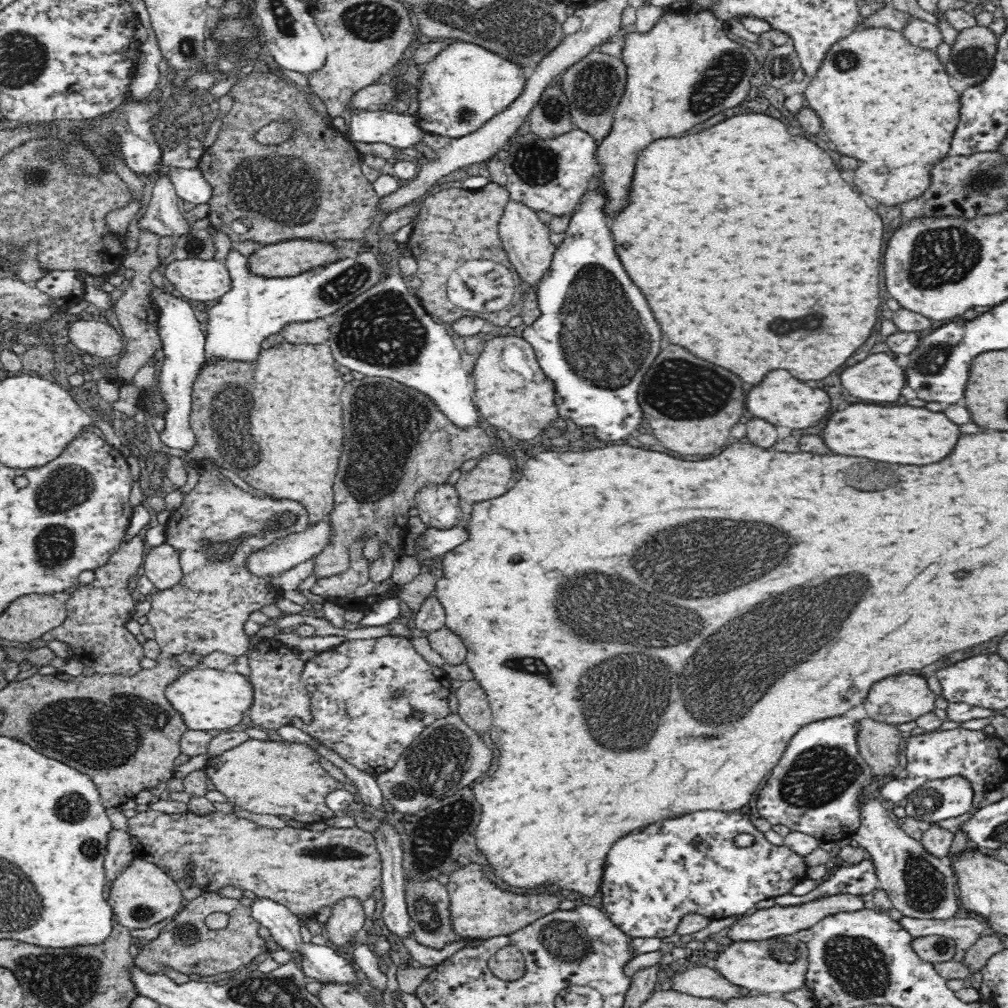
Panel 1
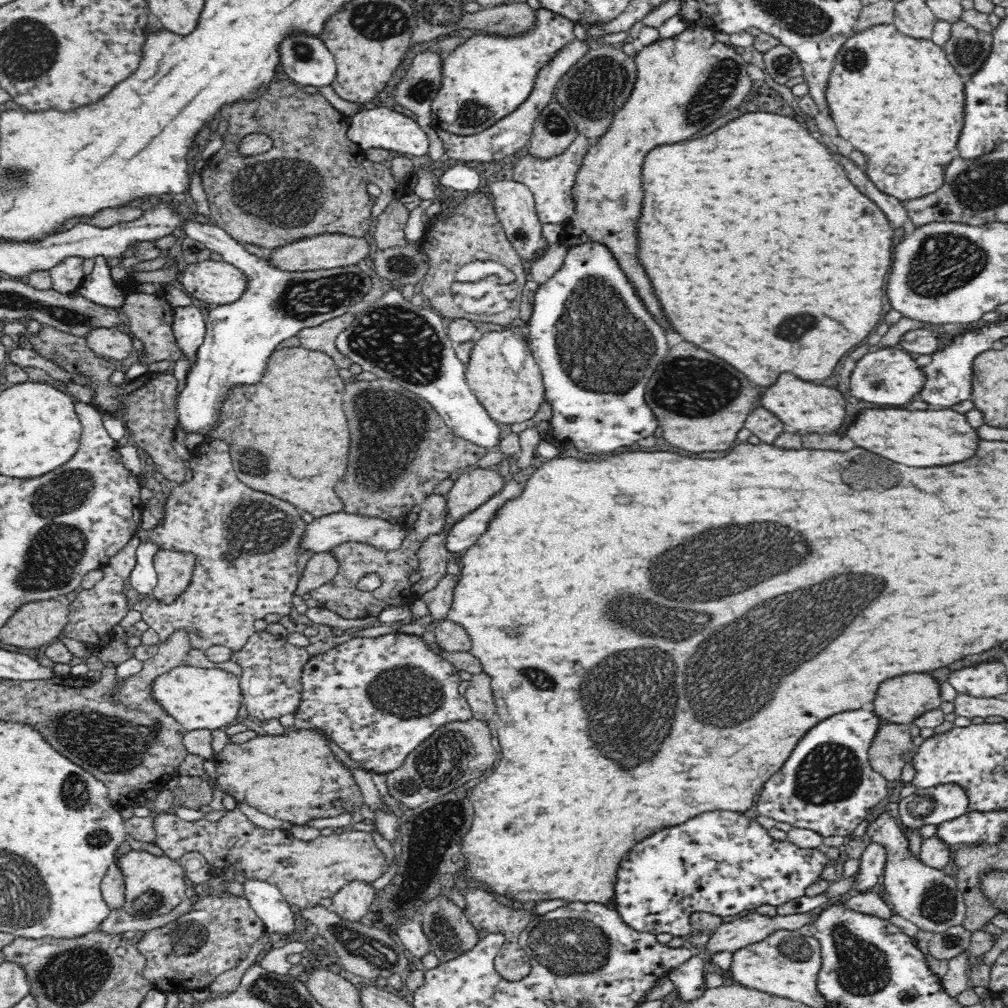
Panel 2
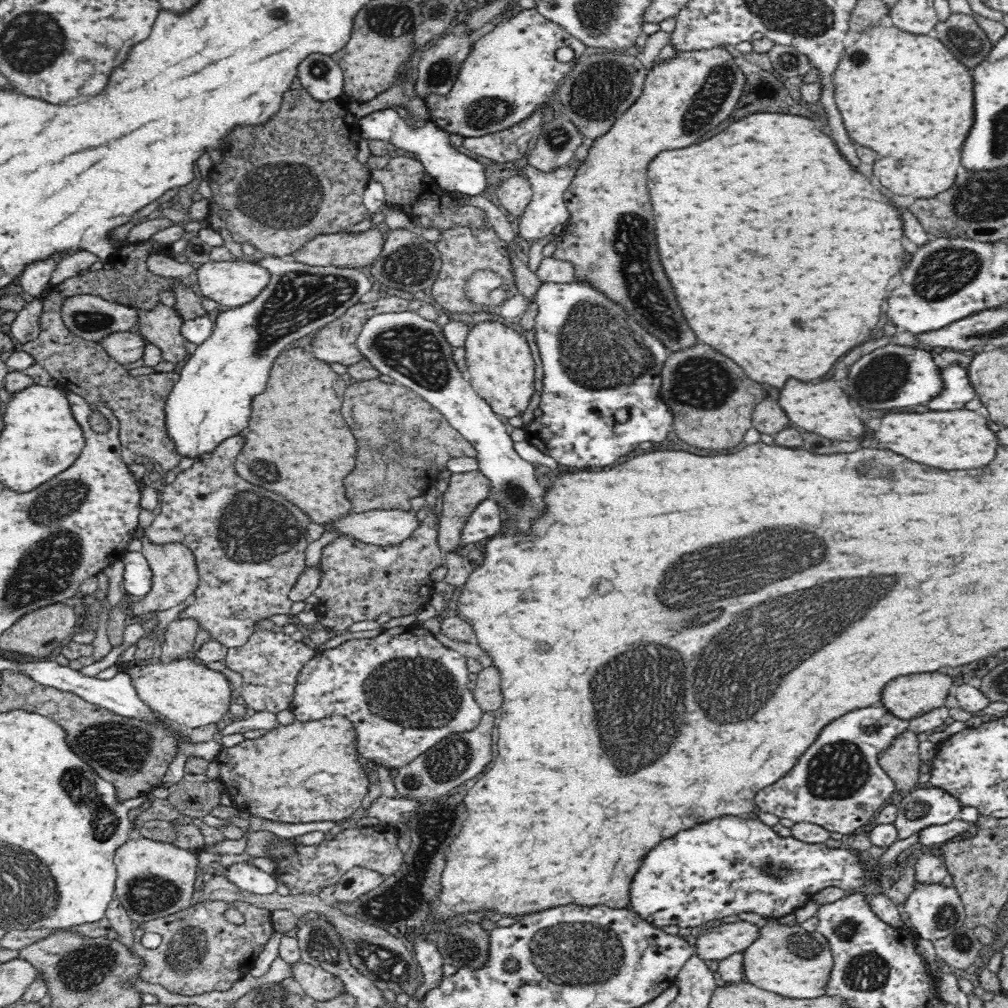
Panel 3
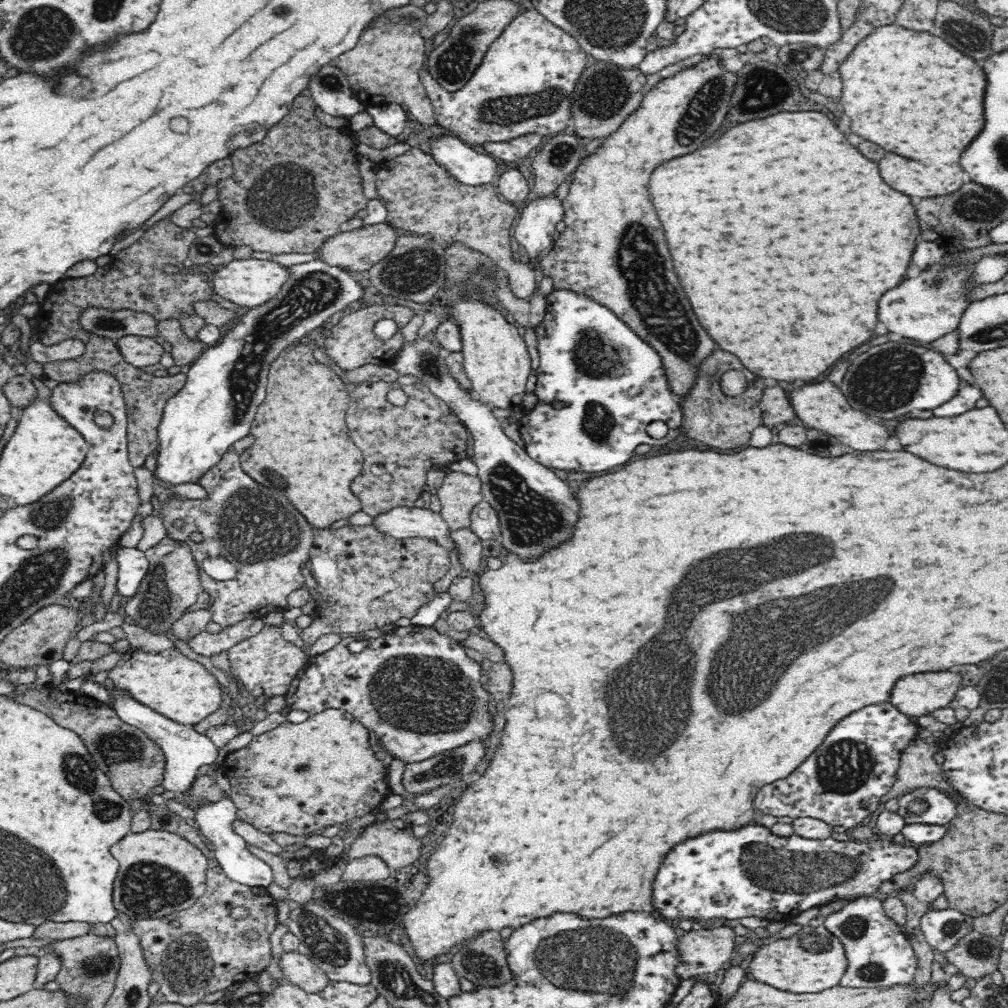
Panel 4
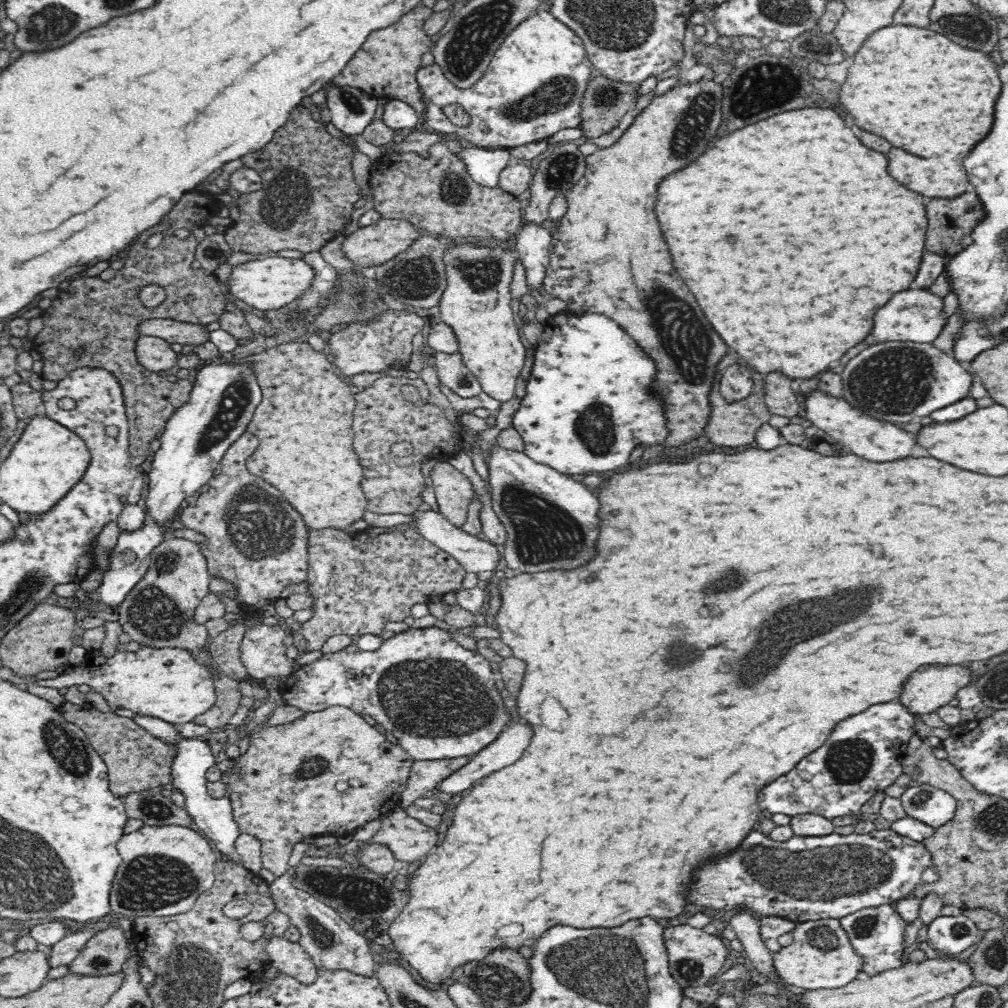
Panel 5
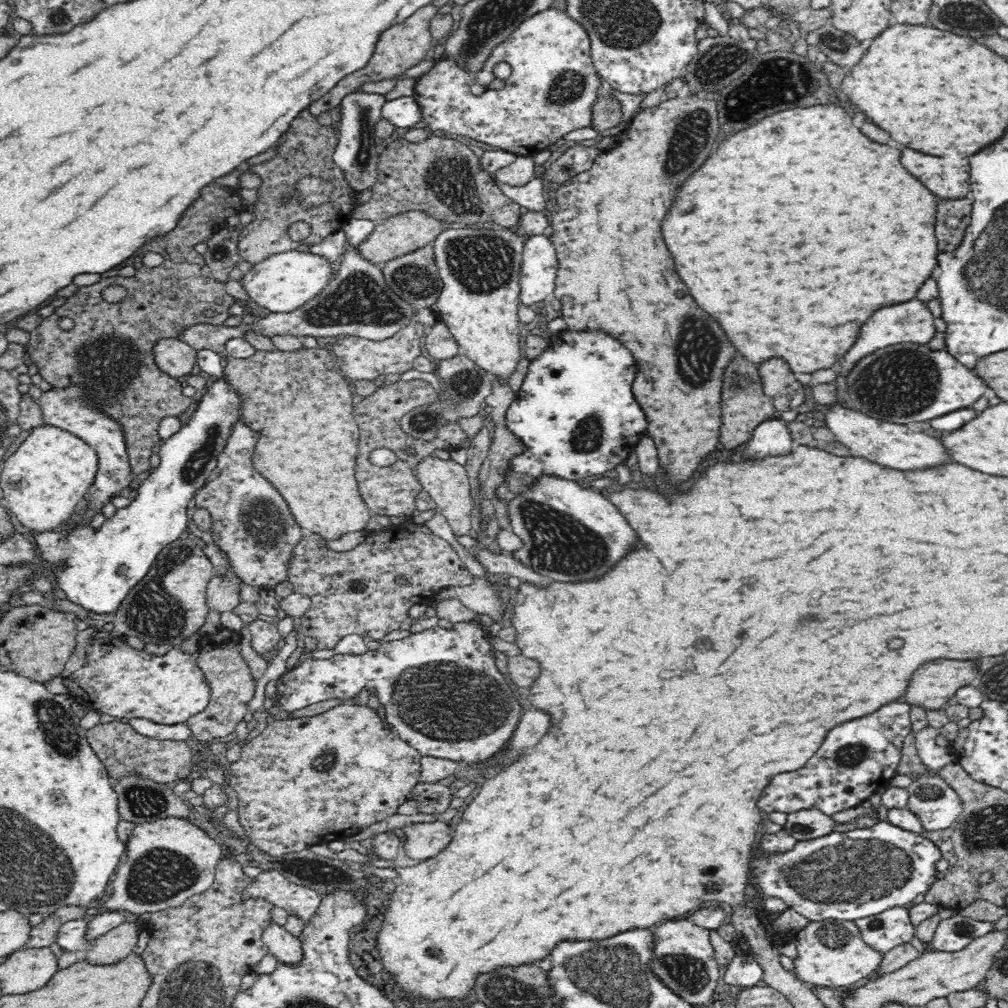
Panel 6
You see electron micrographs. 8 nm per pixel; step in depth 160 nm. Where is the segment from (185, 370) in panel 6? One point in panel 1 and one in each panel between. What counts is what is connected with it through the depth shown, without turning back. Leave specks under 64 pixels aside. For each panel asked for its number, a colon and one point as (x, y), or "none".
1: (96, 338)
2: (114, 343)
3: (126, 347)
4: (139, 351)
5: (156, 354)

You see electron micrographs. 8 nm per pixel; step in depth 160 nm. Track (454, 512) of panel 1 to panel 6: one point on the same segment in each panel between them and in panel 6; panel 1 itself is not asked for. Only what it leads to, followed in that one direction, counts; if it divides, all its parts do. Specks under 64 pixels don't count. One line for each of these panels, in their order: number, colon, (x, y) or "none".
2: (355, 560)
3: (358, 581)
4: (366, 578)
5: (359, 582)
6: (352, 593)

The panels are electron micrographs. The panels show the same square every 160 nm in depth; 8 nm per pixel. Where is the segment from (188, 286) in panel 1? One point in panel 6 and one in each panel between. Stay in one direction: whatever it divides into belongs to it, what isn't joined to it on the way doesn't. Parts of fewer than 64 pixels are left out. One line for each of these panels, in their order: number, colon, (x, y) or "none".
2: (212, 282)
3: (235, 283)
4: (252, 283)
5: (269, 284)
6: (283, 282)

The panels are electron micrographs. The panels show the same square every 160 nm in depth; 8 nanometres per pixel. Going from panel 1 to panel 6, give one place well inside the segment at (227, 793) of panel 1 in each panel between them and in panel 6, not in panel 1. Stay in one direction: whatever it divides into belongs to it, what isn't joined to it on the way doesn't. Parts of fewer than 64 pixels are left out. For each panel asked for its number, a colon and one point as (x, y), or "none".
2: (295, 777)
3: (309, 771)
4: (299, 779)
5: (329, 772)
6: (302, 781)

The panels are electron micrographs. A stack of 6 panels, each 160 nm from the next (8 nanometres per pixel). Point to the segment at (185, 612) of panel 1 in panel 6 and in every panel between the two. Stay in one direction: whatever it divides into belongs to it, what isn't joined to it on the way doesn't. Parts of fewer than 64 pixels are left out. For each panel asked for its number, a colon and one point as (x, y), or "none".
2: (247, 542)
3: (249, 546)
4: (269, 540)
5: (257, 542)
6: (251, 523)

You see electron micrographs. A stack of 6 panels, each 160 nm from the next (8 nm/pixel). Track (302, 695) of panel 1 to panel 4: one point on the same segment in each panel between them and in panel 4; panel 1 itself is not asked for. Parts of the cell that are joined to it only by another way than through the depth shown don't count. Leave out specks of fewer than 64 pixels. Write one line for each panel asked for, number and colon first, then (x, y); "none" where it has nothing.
2: (270, 683)
3: (269, 662)
4: (266, 663)

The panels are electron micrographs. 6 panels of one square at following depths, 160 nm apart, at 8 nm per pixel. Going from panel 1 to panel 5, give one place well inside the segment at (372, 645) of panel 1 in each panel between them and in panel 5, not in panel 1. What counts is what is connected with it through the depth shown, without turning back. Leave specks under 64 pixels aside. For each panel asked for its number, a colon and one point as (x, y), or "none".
2: (379, 698)
3: (405, 692)
4: (419, 692)
5: (436, 697)

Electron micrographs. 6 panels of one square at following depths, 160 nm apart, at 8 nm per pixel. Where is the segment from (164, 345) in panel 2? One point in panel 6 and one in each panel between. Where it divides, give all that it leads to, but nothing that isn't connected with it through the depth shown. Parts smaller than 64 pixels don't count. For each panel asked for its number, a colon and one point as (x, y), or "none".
3: (162, 327)
4: (184, 350)
5: (304, 421)
6: (308, 445)

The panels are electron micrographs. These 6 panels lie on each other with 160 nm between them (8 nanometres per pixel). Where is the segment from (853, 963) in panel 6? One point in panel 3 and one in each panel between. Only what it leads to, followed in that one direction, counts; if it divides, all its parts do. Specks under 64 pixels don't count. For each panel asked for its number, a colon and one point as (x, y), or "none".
3: (788, 960)
4: (813, 959)
5: (821, 956)

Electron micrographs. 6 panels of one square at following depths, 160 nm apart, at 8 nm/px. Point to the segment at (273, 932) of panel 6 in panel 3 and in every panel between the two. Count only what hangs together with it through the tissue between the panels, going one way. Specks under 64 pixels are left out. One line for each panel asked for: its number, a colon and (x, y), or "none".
3: (319, 984)
4: (297, 968)
5: (291, 958)

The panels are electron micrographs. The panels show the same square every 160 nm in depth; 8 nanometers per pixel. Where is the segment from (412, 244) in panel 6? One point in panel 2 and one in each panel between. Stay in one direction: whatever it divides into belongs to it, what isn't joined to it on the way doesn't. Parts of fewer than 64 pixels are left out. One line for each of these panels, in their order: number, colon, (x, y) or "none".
2: (325, 251)
3: (355, 250)
4: (358, 250)
5: (368, 247)

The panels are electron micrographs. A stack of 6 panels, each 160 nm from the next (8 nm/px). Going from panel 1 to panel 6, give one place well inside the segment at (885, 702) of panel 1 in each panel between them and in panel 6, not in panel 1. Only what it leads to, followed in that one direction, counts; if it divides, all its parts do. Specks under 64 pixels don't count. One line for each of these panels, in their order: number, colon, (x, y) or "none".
2: (901, 700)
3: (909, 697)
4: (918, 695)
5: (928, 689)
6: (937, 682)

